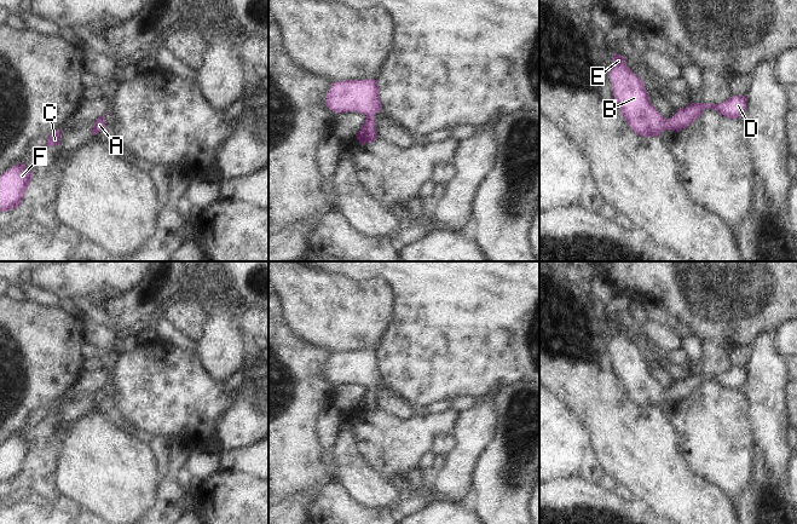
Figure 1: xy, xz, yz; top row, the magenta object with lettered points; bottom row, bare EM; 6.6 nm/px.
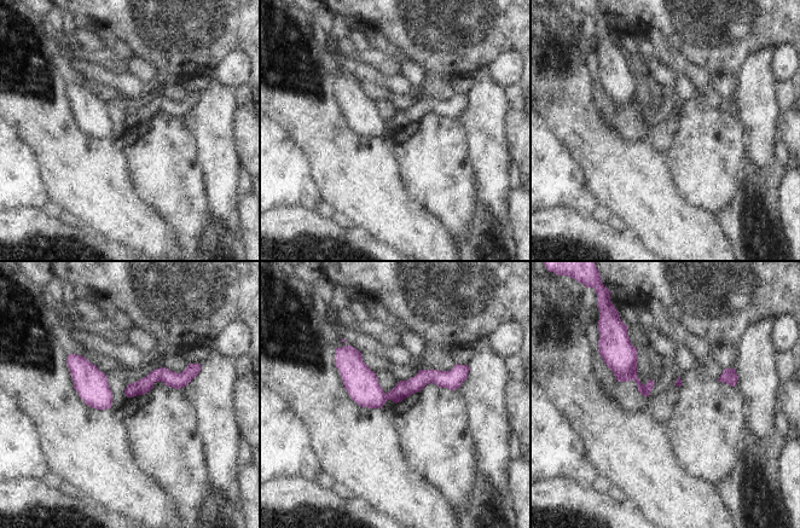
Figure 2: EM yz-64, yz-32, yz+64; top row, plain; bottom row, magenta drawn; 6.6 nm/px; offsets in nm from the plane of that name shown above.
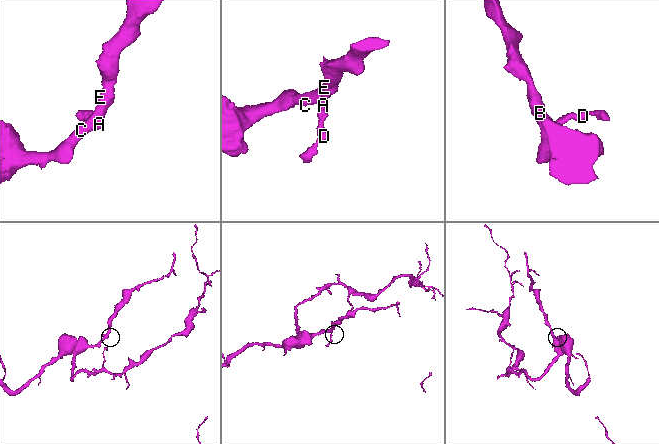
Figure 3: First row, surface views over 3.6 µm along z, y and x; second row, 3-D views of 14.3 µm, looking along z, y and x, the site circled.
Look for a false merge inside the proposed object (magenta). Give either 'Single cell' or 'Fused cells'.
Single cell.

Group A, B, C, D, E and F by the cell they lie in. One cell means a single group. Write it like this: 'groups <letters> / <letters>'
groups A B C D E F

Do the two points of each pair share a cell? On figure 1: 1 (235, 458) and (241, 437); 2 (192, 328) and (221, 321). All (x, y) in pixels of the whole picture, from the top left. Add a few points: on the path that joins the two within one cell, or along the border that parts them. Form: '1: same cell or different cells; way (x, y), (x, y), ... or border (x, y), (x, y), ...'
1: different cells; border (255, 444), (242, 449), (223, 450)
2: different cells; border (223, 301), (211, 310), (204, 337), (198, 343)

